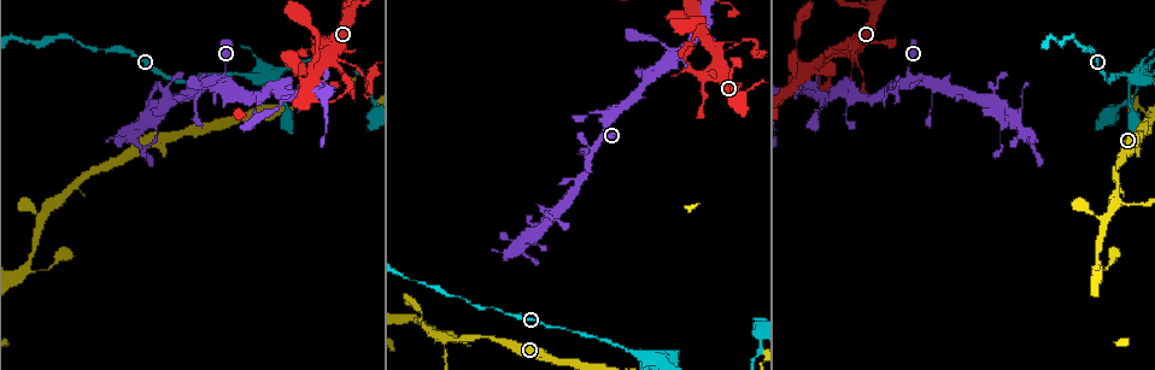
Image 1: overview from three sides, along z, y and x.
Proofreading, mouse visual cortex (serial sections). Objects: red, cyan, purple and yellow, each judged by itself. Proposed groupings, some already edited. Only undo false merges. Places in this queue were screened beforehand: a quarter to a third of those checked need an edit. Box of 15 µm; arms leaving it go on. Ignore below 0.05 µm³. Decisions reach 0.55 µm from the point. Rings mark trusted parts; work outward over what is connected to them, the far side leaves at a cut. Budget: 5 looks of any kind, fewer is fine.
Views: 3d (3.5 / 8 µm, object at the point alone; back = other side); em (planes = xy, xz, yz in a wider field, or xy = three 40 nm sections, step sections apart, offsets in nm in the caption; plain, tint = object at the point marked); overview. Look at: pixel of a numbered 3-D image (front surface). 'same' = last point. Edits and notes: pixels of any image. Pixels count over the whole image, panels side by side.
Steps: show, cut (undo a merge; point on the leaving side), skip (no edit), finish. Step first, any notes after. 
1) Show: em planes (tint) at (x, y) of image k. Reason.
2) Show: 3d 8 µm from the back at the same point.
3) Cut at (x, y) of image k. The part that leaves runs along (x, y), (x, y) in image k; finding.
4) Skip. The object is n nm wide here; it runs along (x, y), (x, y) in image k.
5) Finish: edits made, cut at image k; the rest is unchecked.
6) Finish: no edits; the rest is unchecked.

Show: 3d 8 µm at (1024, 134) of image 1. Sharp bend.

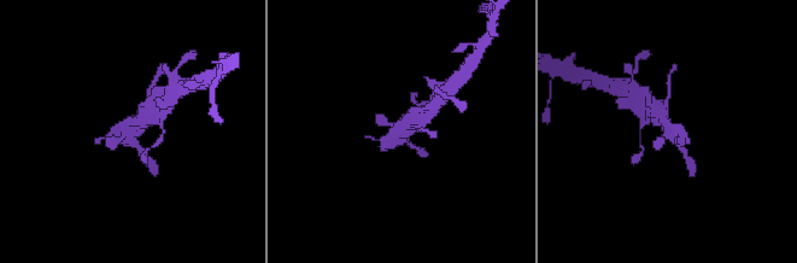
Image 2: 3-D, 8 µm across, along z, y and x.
Show: 3d 3.5 µm at (672, 136) of image 2. Closer look.

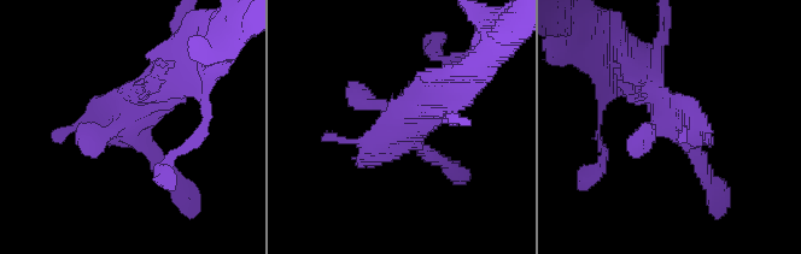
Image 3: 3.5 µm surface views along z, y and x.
Show: em planes (tint) at (130, 123) of image 3. Need the tissue.

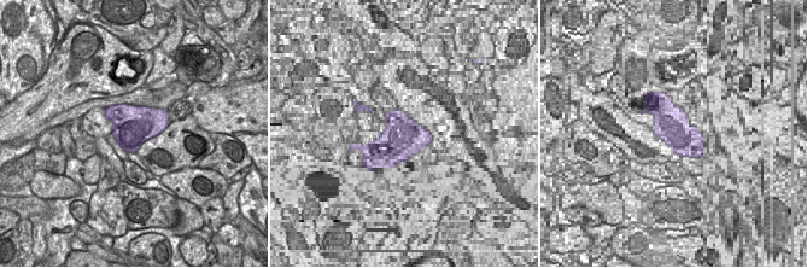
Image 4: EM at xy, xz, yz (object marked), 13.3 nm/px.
Skip. It runs along (636, 75), (689, 134), (711, 178) in image 3; continuous, no second cell.

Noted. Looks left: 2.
Show: 3d 3.5 µm at (412, 319) of image 1. A fork.

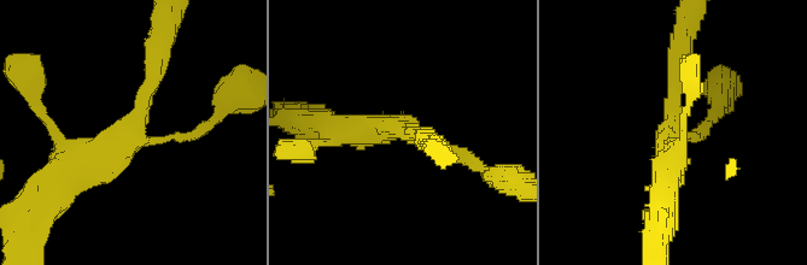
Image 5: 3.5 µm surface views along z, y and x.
Show: em xy step 5 (tint) at (670, 124) of image 5. 3 arms meet here; the arms are 150, 300, 400 nm wide; need the tissue.

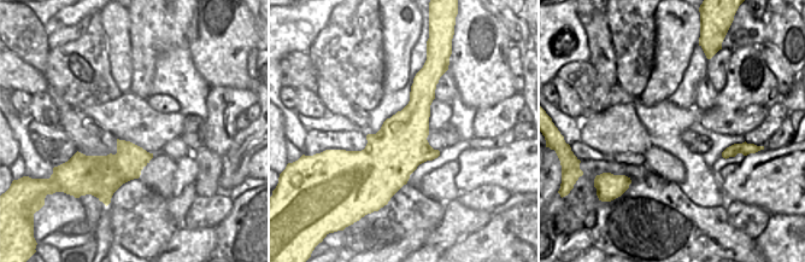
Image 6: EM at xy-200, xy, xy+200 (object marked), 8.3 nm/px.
Skip. It runs along (161, 46), (138, 124), (68, 165) in image 5; continuous, no second cell.

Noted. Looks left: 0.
Finish: no edits; the rest is unchecked.

